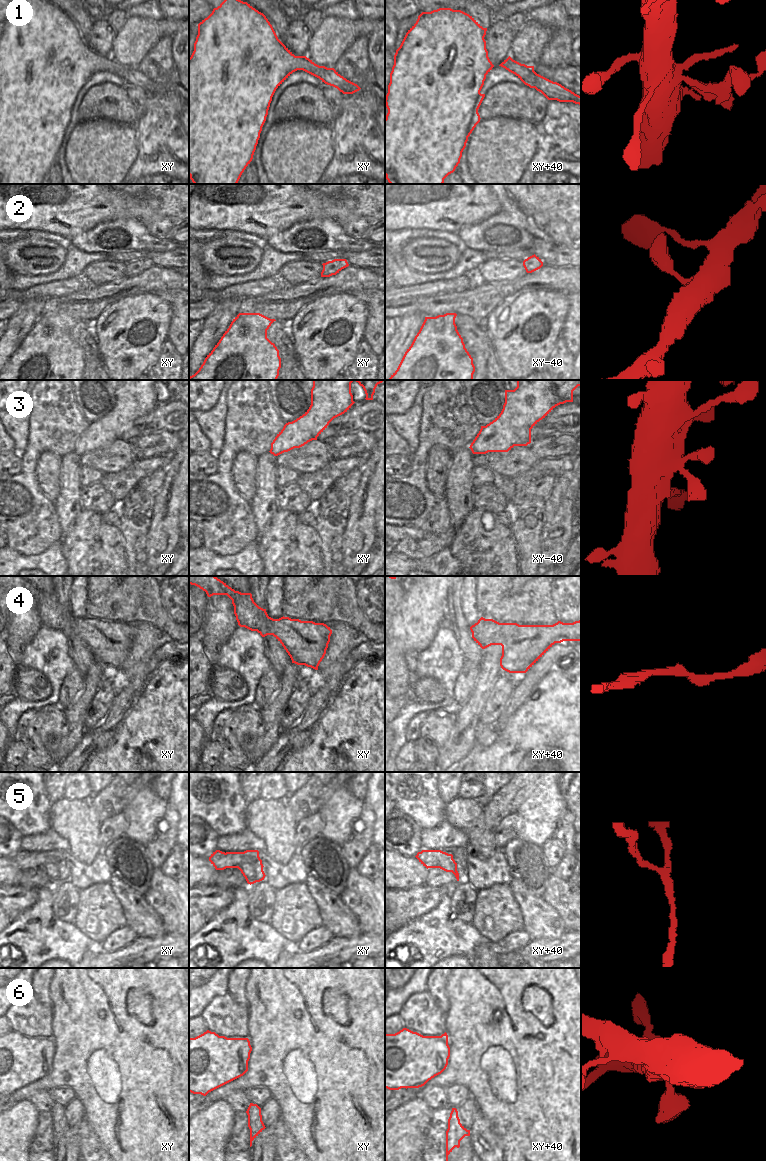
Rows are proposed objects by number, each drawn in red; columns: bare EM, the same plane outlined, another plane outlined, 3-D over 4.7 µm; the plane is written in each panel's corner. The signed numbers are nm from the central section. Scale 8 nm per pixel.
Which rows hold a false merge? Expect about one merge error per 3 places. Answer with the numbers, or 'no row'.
5

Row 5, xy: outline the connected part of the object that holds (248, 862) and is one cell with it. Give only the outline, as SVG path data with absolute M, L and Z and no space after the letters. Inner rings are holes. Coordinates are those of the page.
M246 850L244 852L226 852L235 857L235 868L238 868L248 884L254 884L264 880L262 860L258 850Z

